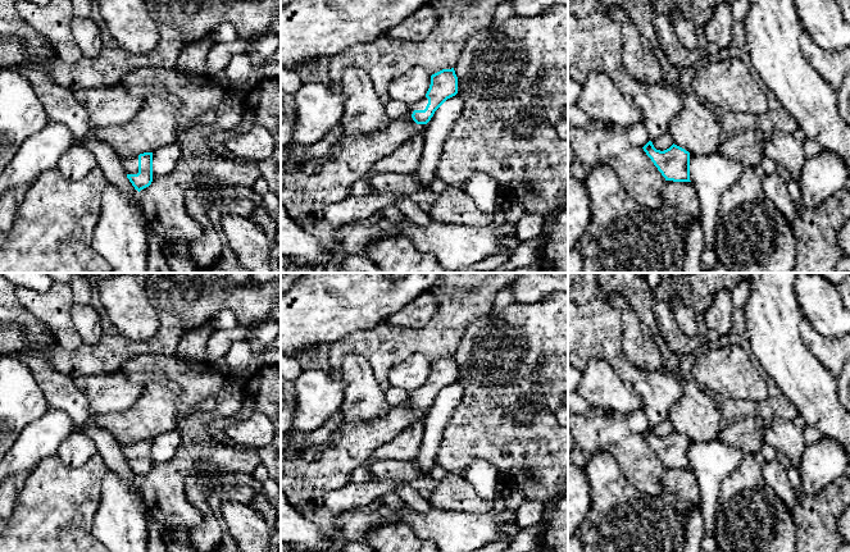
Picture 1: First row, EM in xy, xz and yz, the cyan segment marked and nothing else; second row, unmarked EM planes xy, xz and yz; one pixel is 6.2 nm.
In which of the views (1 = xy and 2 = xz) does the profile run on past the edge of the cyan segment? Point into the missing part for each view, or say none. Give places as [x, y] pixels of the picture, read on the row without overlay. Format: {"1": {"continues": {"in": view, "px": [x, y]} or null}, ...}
{"1": {"continues": {"in": "xy", "px": [131, 451]}}, "2": {"continues": {"in": "xz", "px": [421, 392]}}}

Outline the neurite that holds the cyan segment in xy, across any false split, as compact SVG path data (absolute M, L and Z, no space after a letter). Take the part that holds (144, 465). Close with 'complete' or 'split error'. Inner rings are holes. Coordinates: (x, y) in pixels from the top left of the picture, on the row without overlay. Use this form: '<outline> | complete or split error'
M153 439L127 444L122 448L127 465L138 479L153 469Z | split error

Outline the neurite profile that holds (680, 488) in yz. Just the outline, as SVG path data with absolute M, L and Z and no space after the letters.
M665 467L662 497L687 520L692 510L701 506L700 487L692 470Z

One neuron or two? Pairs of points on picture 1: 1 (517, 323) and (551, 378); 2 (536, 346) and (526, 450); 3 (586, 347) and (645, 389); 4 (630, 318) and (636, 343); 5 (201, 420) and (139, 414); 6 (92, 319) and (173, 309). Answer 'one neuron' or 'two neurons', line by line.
1: two neurons
2: one neuron
3: one neuron
4: one neuron
5: two neurons
6: two neurons

